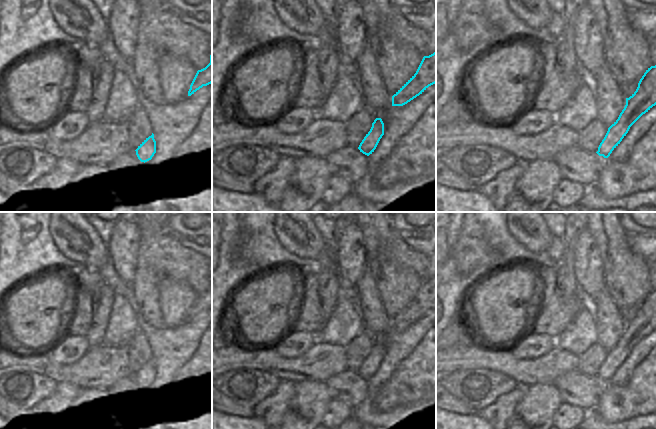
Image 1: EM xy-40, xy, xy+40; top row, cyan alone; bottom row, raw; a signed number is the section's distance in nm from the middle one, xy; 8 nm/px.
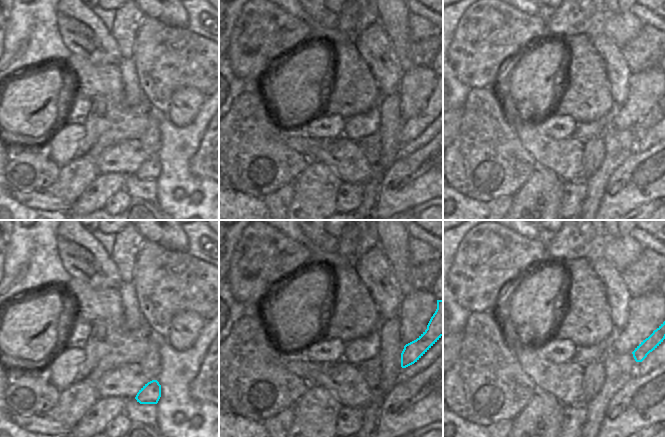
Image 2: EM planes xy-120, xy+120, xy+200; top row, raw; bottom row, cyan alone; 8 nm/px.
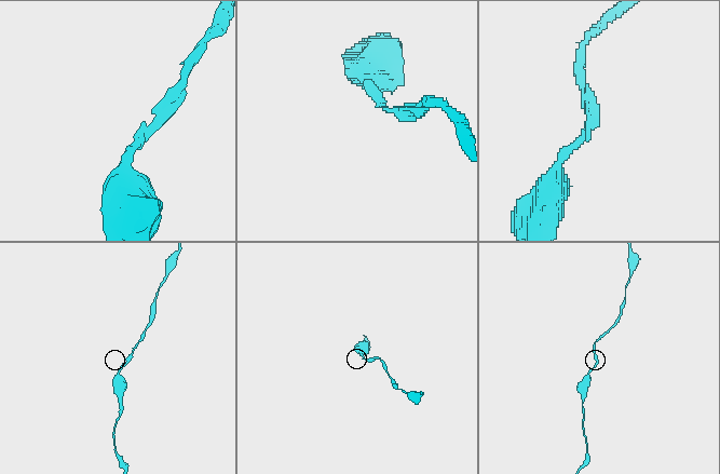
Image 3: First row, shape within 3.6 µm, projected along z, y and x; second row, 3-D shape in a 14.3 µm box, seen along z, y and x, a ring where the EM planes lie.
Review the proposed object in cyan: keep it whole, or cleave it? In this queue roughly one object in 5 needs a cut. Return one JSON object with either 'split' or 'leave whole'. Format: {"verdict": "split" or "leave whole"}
{"verdict": "leave whole"}

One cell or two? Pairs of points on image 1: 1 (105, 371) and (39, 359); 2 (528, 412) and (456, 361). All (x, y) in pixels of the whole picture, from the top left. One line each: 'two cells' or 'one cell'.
1: one cell
2: two cells

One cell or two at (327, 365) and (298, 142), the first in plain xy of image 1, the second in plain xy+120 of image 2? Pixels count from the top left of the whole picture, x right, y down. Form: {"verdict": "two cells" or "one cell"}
{"verdict": "one cell"}

